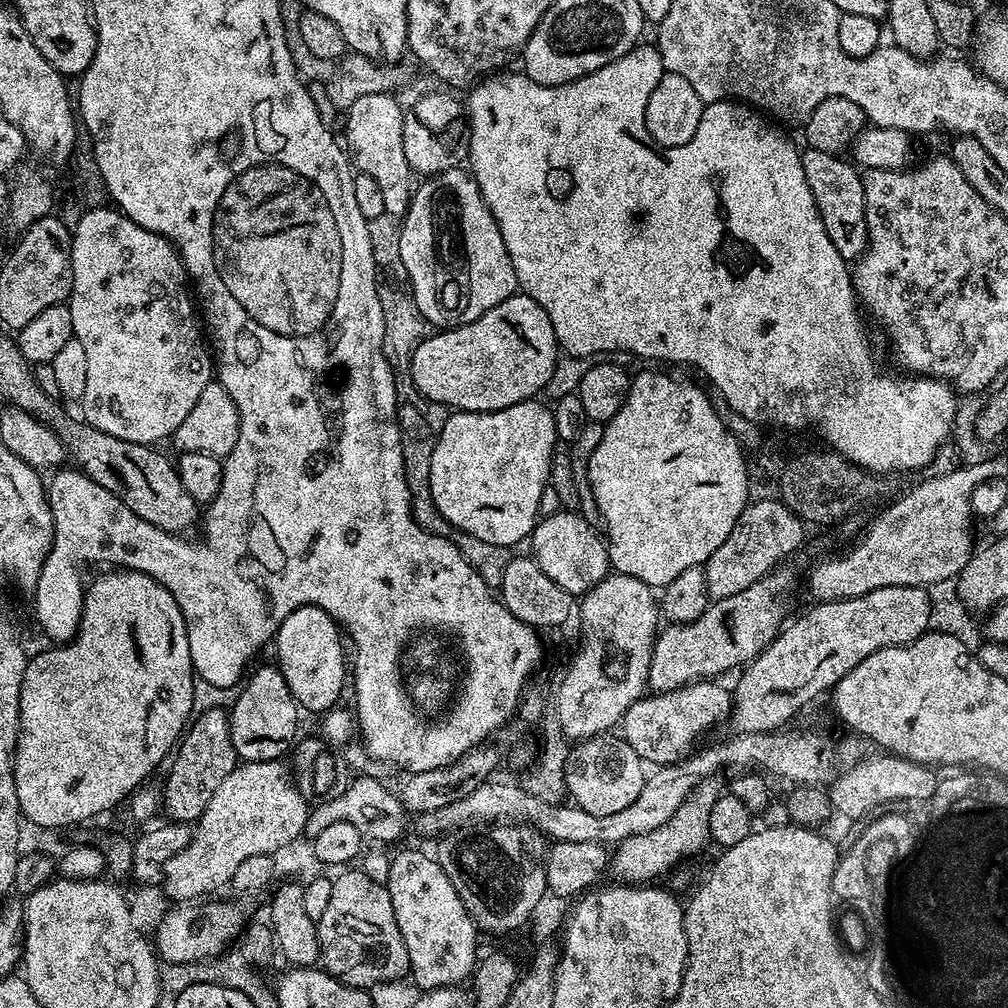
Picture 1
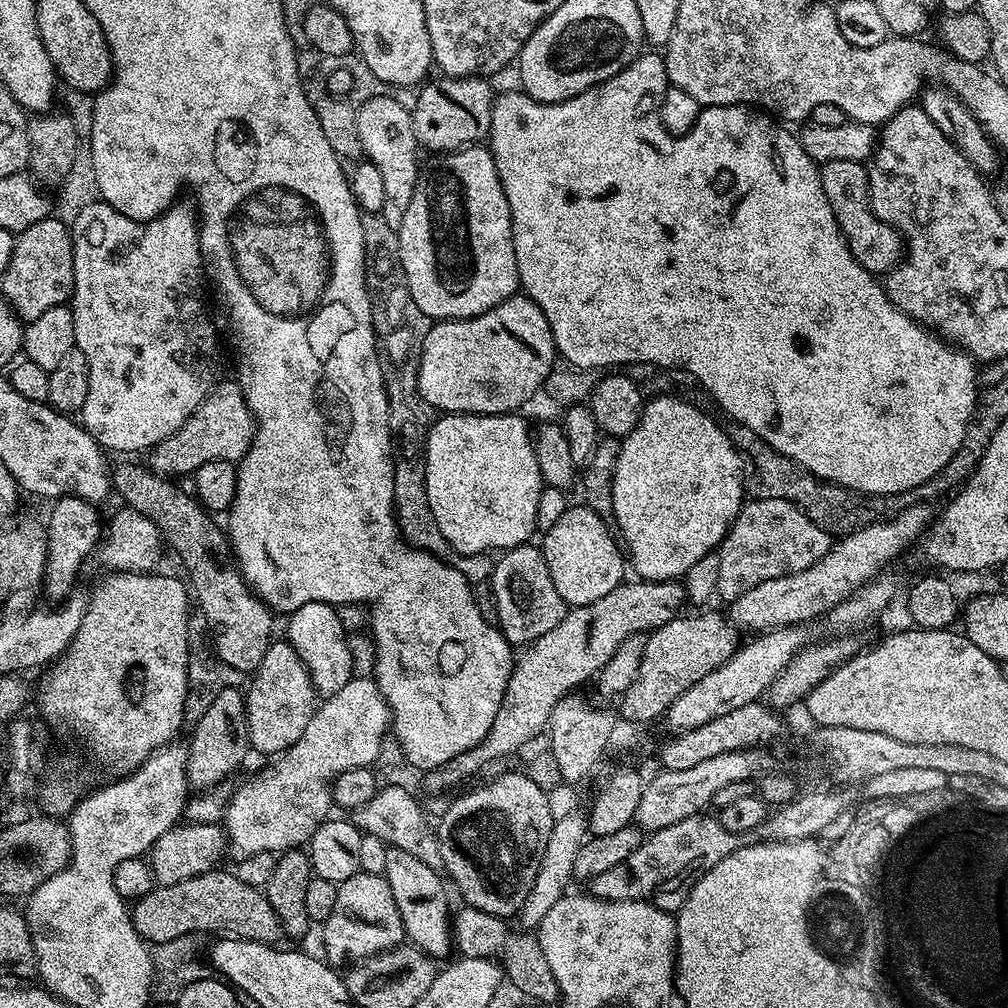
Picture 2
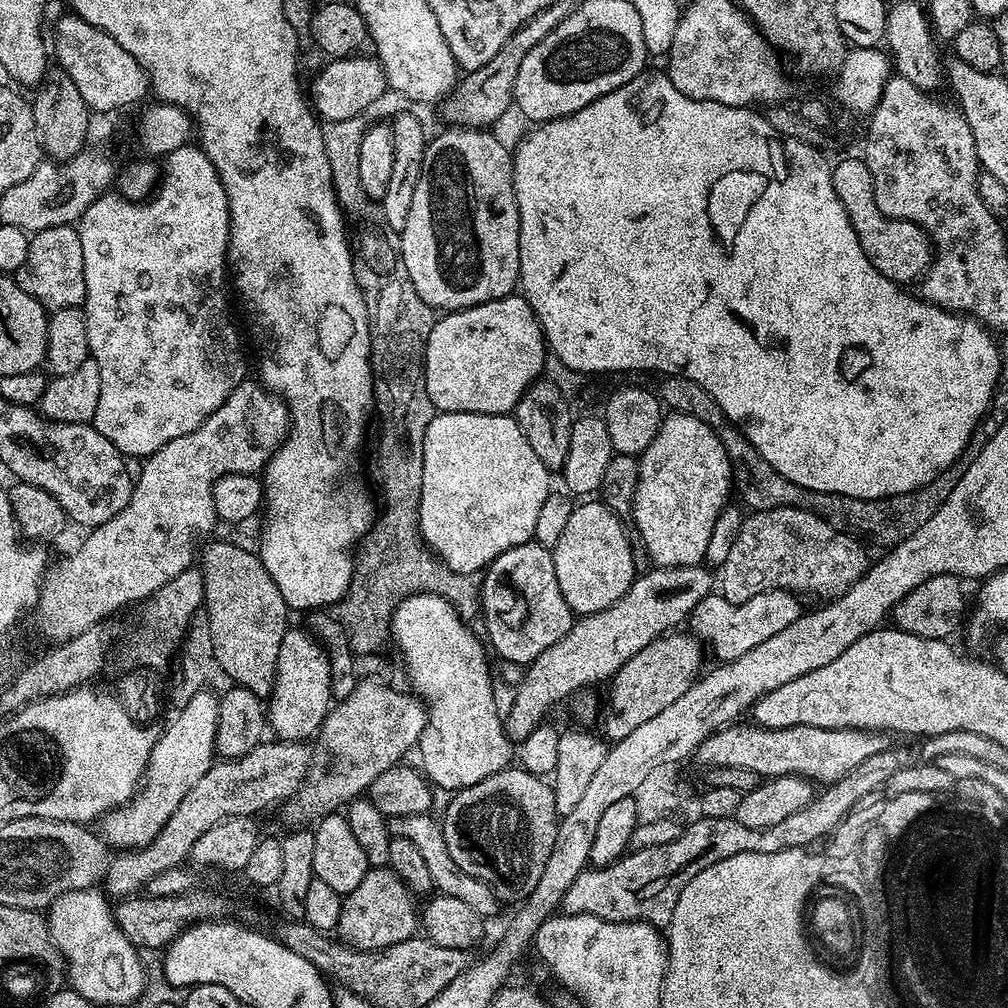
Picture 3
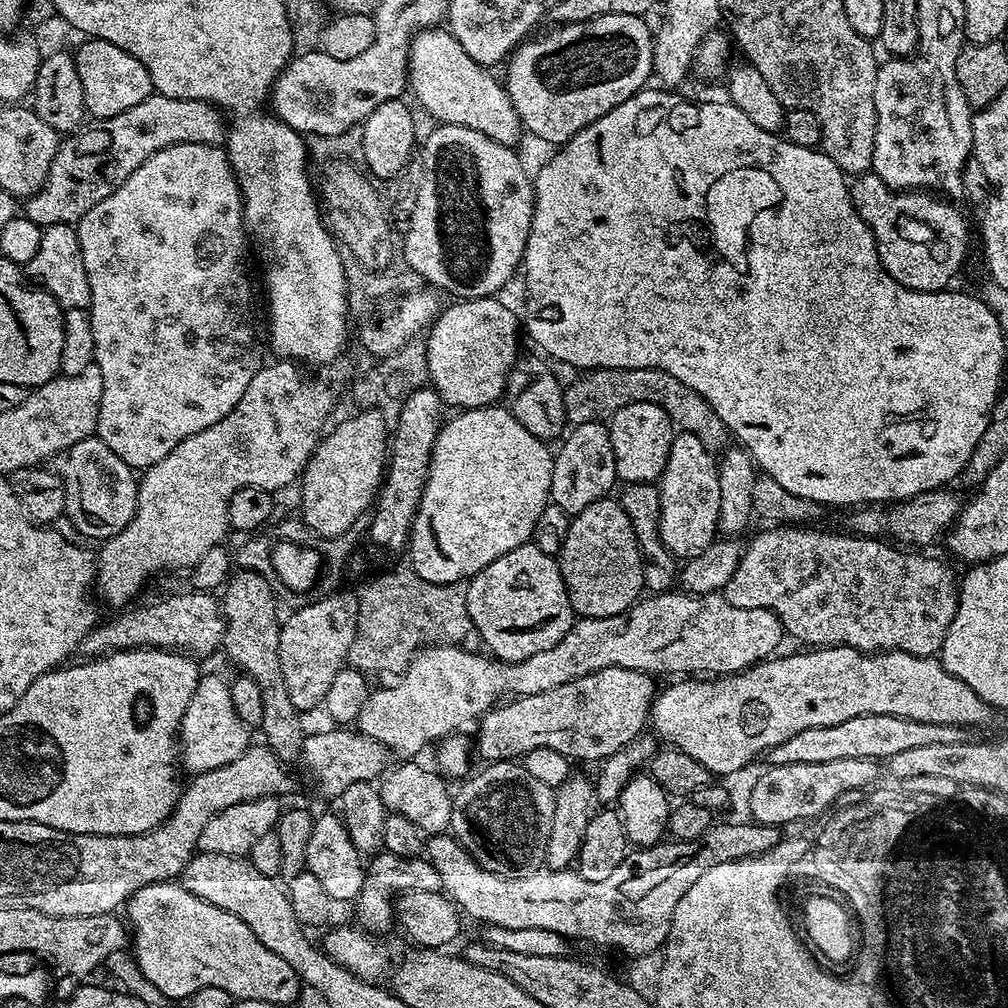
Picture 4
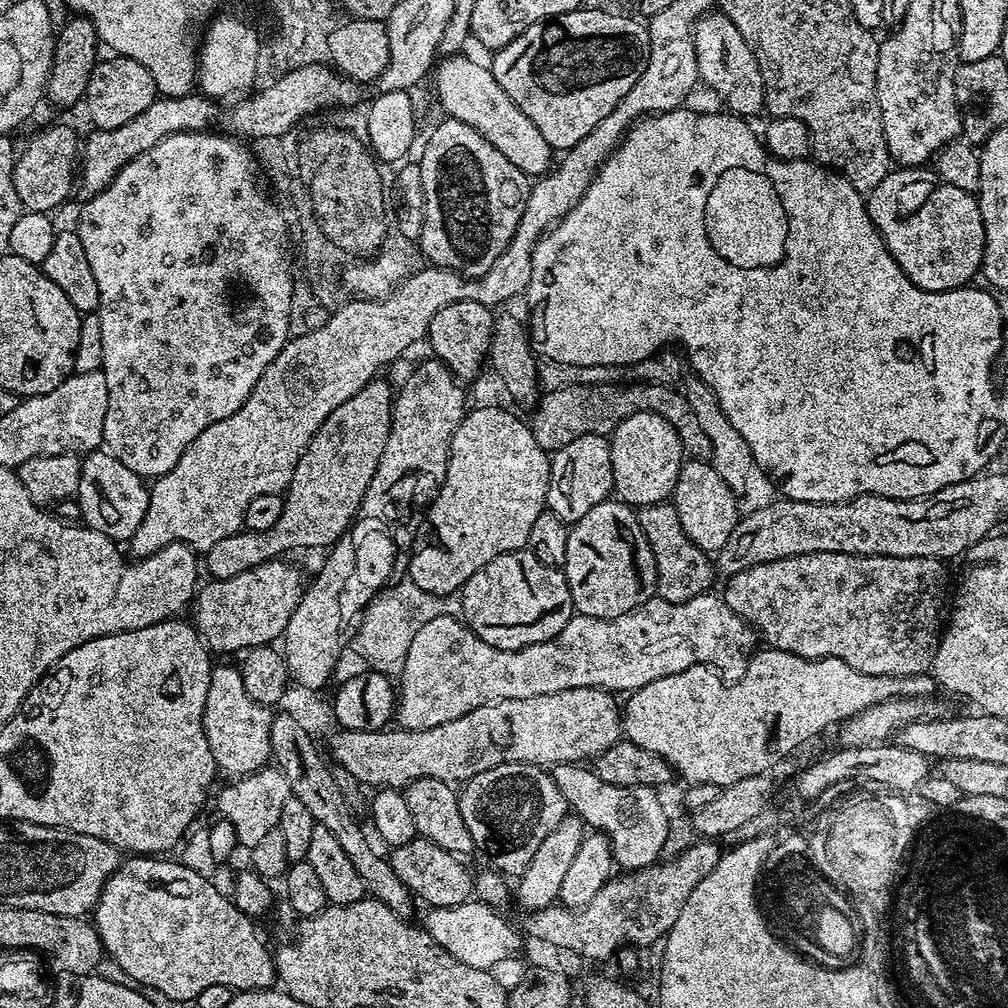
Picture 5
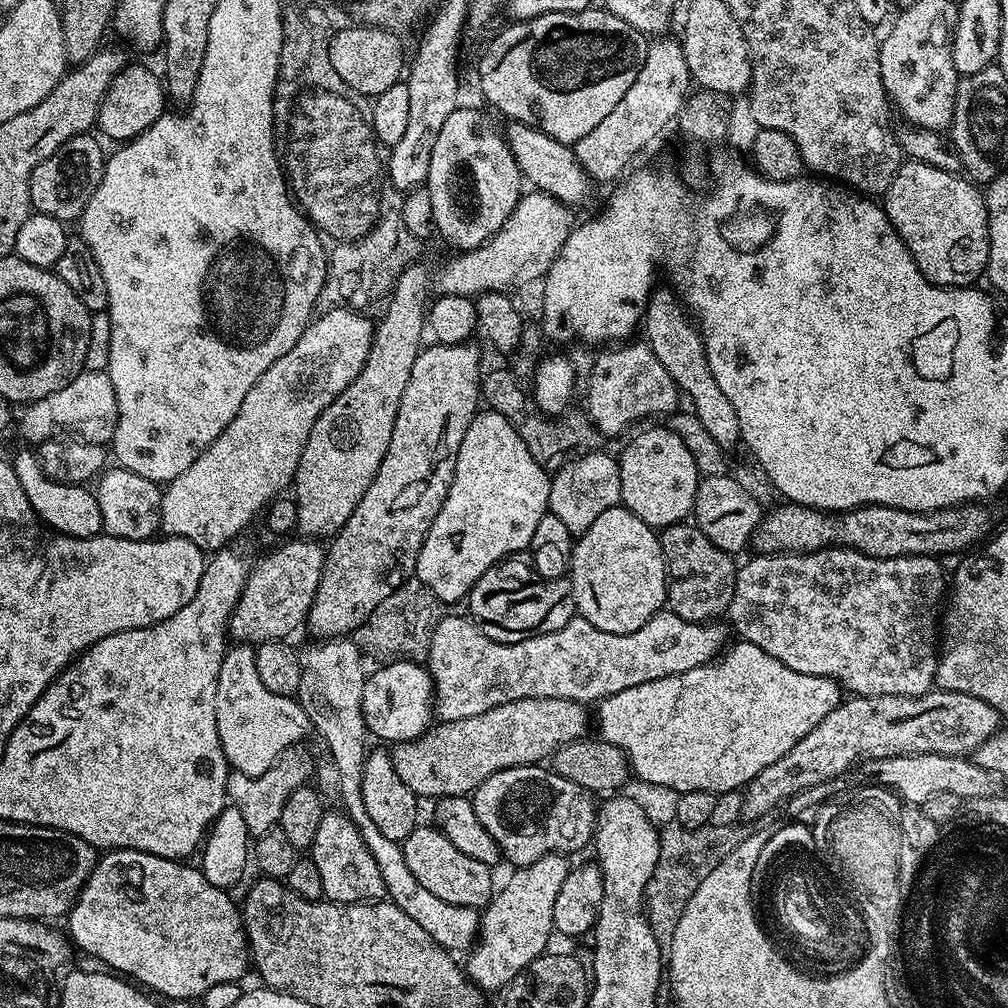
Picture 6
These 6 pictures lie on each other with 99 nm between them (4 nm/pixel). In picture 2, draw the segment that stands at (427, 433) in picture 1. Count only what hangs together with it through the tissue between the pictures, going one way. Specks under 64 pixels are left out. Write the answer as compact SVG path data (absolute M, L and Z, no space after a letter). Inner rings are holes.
M402 428L392 431L393 441L404 444L404 449L399 449L399 459L395 461L394 470L394 506L396 507L396 522L400 526L400 534L414 548L424 552L433 552L440 559L450 561L454 567L468 579L468 583L479 586L492 575L494 560L491 555L479 552L473 556L454 555L451 544L446 542L442 530L438 530L438 522L434 522L434 514L430 510L430 502L426 498L426 470L422 467L421 457L424 455L424 440L414 438L402 432Z

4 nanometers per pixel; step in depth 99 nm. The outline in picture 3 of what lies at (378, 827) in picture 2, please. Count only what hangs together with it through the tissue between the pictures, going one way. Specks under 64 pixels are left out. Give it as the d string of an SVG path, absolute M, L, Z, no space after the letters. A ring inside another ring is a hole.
M418 813L409 816L393 816L387 821L388 831L392 836L410 838L410 842L414 842L414 846L418 846L422 859L426 861L426 867L430 869L432 888L437 893L458 898L459 901L466 902L471 909L476 910L481 917L489 918L495 914L496 904L498 905L496 893L486 882L466 874L466 870L462 870L462 866L458 866L458 862L454 862L454 858L450 858L450 850L446 850L446 838L441 821L437 817L435 820L433 816L432 814L420 815Z

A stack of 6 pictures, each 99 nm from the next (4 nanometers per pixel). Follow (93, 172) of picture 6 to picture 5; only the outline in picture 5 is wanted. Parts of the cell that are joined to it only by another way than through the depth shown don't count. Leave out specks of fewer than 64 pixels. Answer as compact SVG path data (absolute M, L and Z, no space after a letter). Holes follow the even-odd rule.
M56 124L53 128L45 130L41 136L36 136L25 148L19 149L16 165L12 171L14 178L14 190L18 190L18 198L22 202L25 212L47 212L55 213L55 208L59 204L64 204L74 196L74 185L78 180L78 157L82 151L81 141L76 141L76 132L72 128L67 128L64 124Z

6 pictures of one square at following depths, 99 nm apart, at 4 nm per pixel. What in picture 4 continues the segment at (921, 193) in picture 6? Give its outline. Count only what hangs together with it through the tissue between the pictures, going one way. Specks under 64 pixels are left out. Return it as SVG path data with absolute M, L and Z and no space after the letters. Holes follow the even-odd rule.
M874 171L863 172L851 181L850 191L854 210L866 222L866 226L876 239L876 249L880 264L902 286L919 292L942 292L960 272L964 259L968 256L968 224L964 216L955 208L955 203L941 198L927 190L897 190L886 186Z

